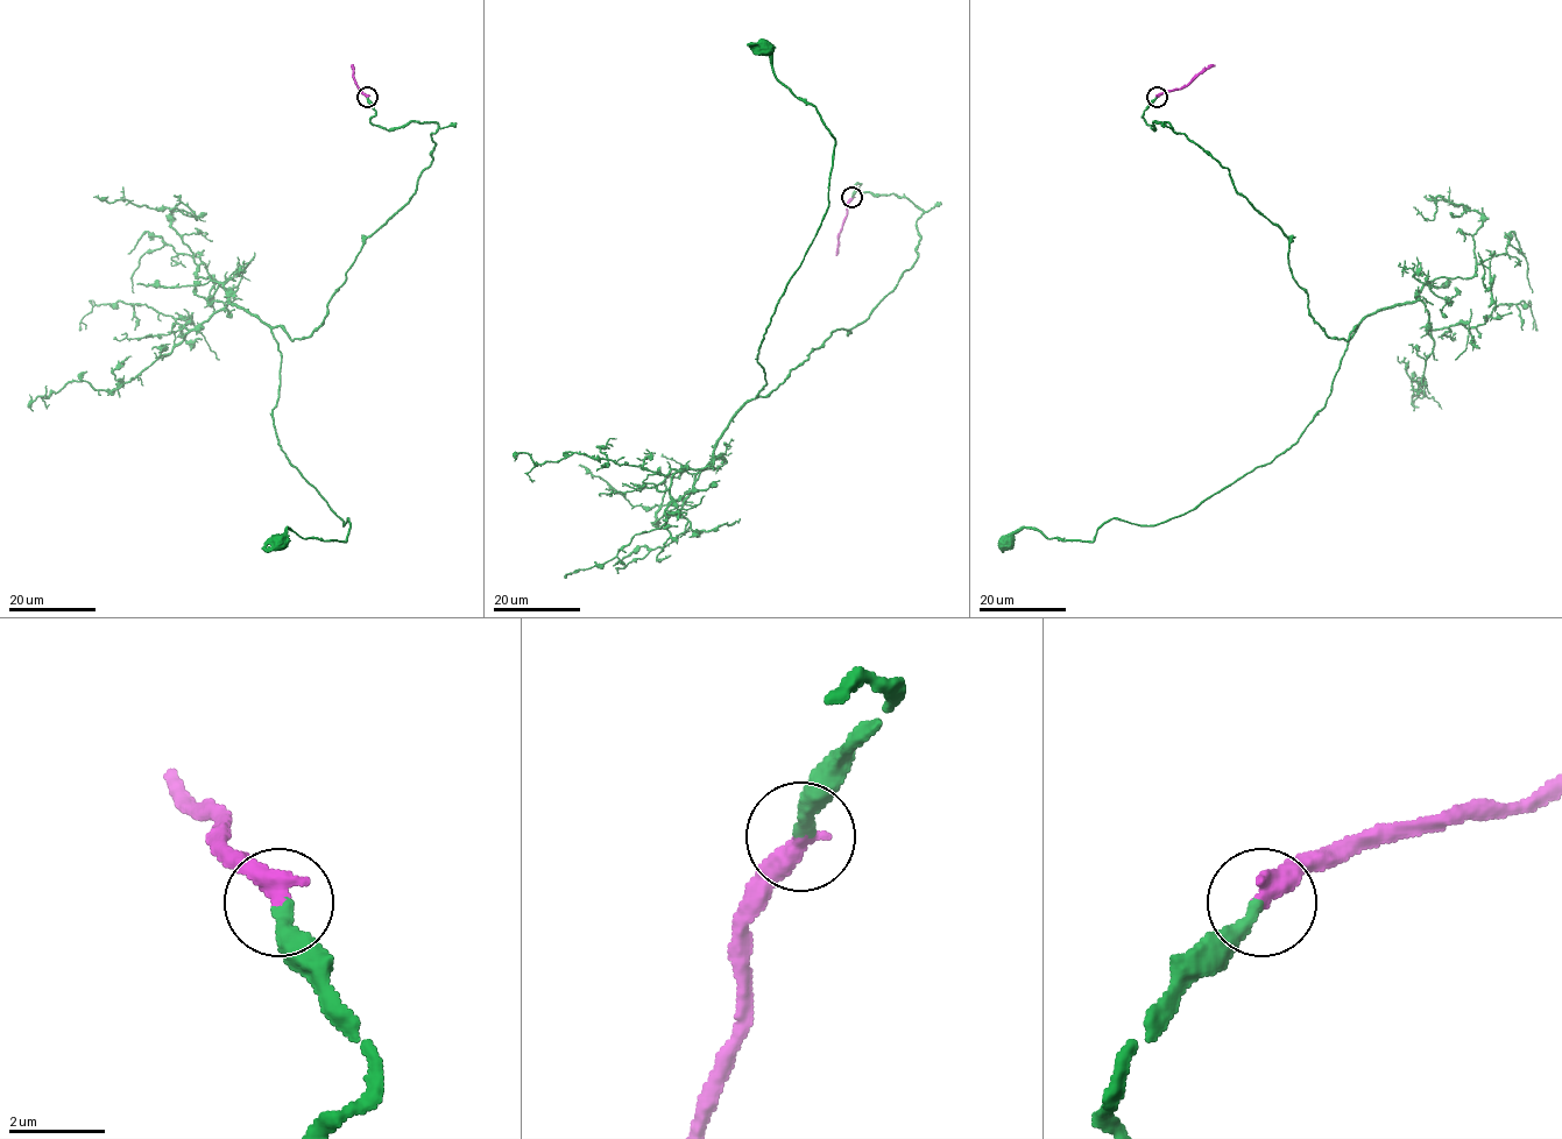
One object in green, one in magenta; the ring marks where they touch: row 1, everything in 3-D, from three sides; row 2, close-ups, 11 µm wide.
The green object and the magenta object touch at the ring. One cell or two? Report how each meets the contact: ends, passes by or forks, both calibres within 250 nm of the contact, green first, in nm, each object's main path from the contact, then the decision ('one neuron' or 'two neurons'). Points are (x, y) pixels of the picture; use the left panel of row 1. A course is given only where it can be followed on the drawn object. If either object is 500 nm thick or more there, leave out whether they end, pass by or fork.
green ends | magenta ends | 320/440 nm | green via (367, 98), (374, 125), (436, 122), (432, 162), (324, 322), (274, 326), (276, 437), (350, 529), (278, 542) | magenta via (367, 98), (358, 86), (351, 65) | one neuron

